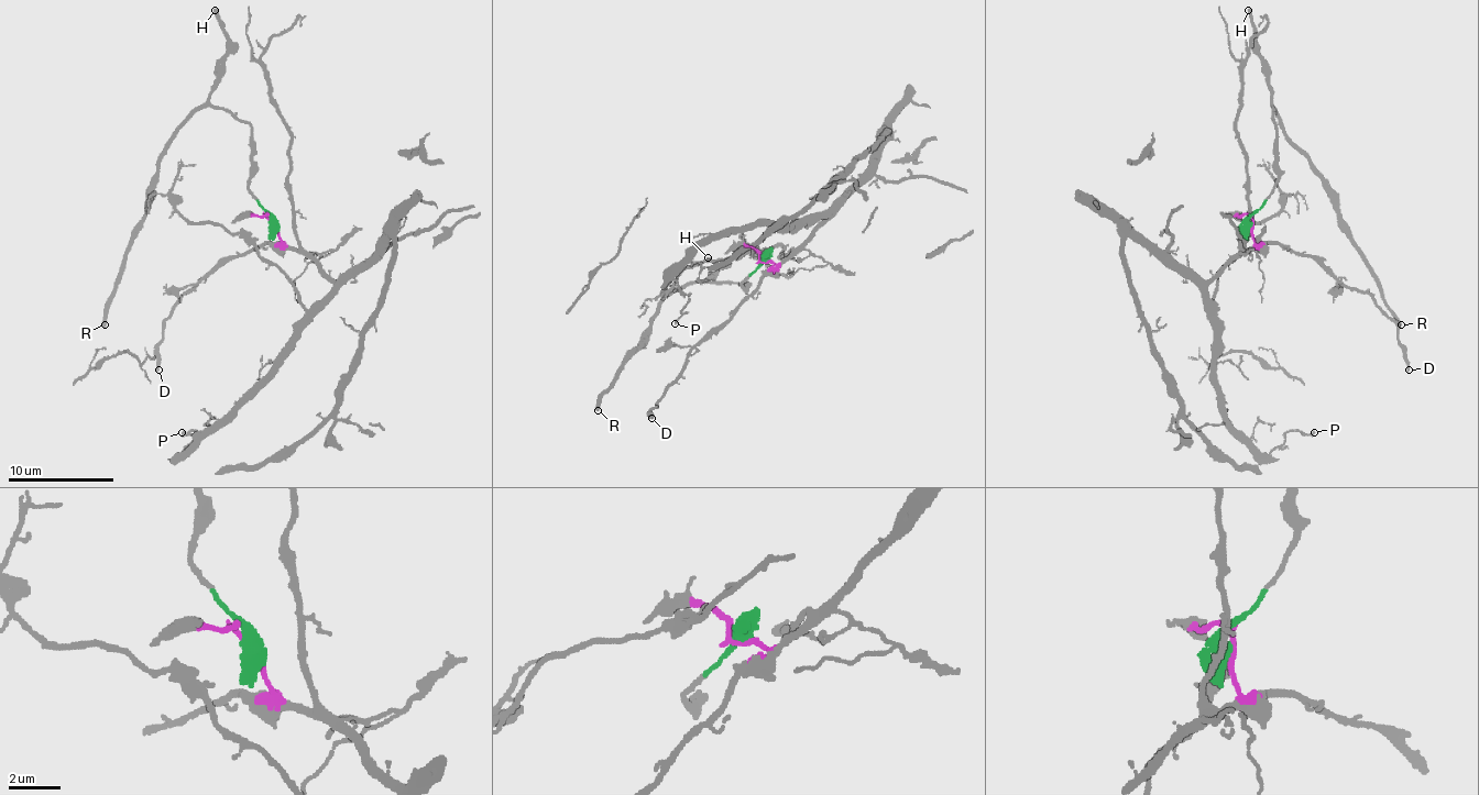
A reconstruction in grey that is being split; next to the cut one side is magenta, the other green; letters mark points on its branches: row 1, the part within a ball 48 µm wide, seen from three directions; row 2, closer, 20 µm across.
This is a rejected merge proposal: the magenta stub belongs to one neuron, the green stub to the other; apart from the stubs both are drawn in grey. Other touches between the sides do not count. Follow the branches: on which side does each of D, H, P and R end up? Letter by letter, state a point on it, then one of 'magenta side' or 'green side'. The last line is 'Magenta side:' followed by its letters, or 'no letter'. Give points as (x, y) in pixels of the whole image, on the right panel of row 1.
D: place (1409, 370); magenta side
H: place (1248, 10); green side
P: place (1314, 432); magenta side
R: place (1401, 324); green side
Magenta side: D, P

